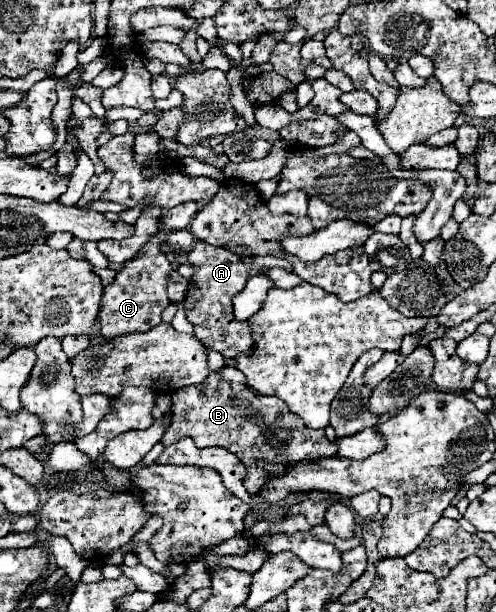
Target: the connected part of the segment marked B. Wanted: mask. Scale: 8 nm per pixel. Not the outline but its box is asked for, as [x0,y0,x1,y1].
[162,366,336,494]

